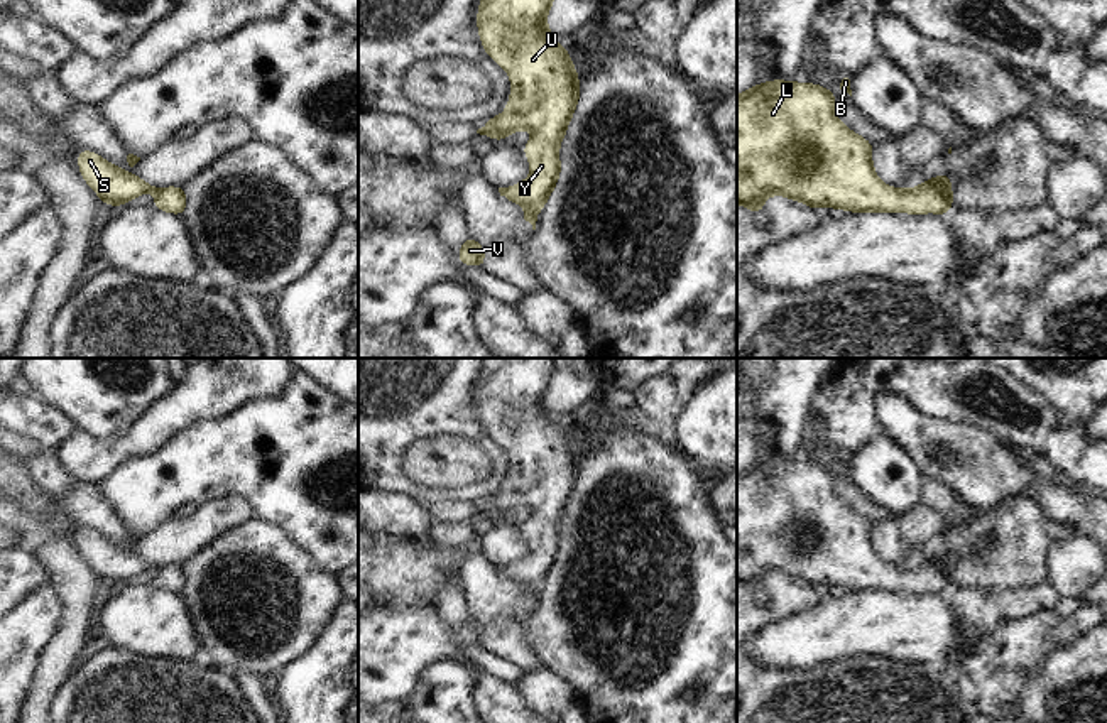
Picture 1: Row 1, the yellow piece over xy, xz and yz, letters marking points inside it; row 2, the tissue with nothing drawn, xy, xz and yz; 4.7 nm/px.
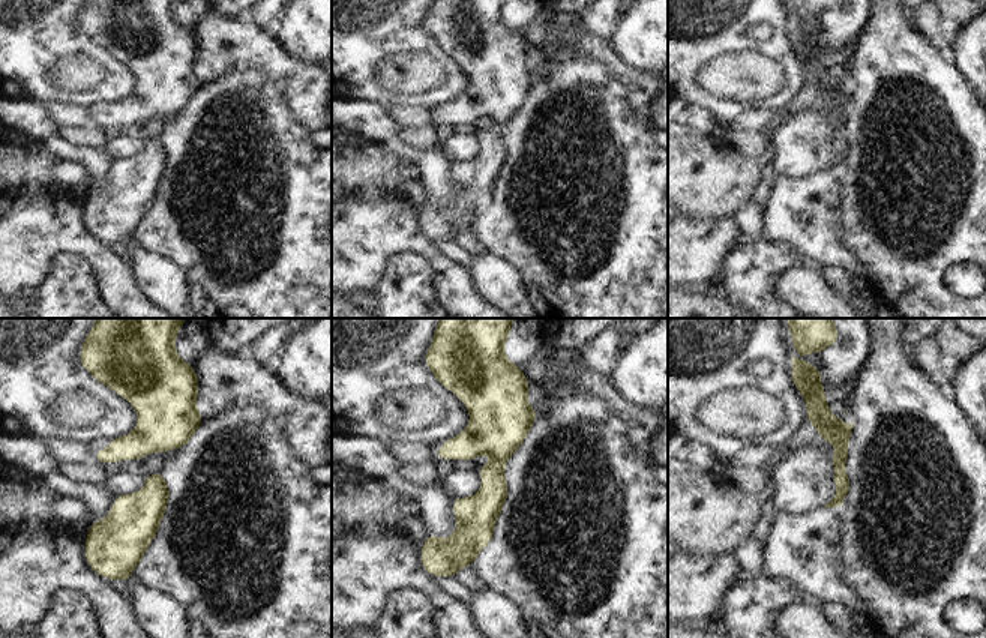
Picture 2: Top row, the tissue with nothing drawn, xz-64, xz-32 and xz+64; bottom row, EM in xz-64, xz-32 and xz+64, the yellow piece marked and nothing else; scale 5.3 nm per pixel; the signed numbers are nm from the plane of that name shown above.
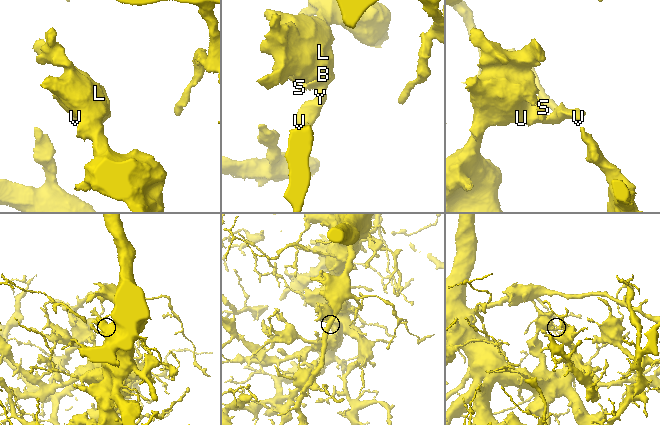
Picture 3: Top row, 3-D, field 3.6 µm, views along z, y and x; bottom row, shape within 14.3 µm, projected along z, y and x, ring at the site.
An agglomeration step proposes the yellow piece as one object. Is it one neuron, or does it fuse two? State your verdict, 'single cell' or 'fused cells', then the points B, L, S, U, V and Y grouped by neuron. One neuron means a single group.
single cell | B L S U V Y

